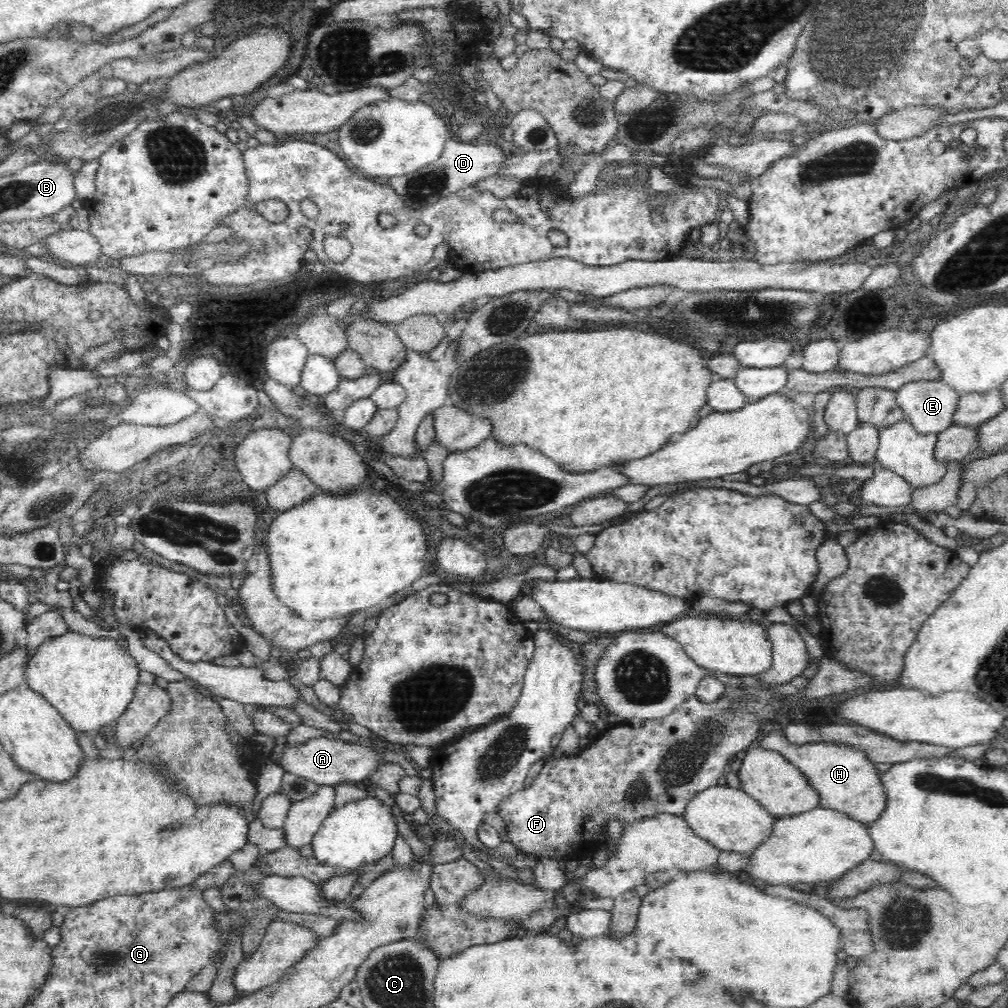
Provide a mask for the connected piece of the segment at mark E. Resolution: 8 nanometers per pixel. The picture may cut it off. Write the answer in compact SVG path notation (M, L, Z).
M914 381L897 390L897 401L921 434L942 433L953 426L962 392L942 381Z

